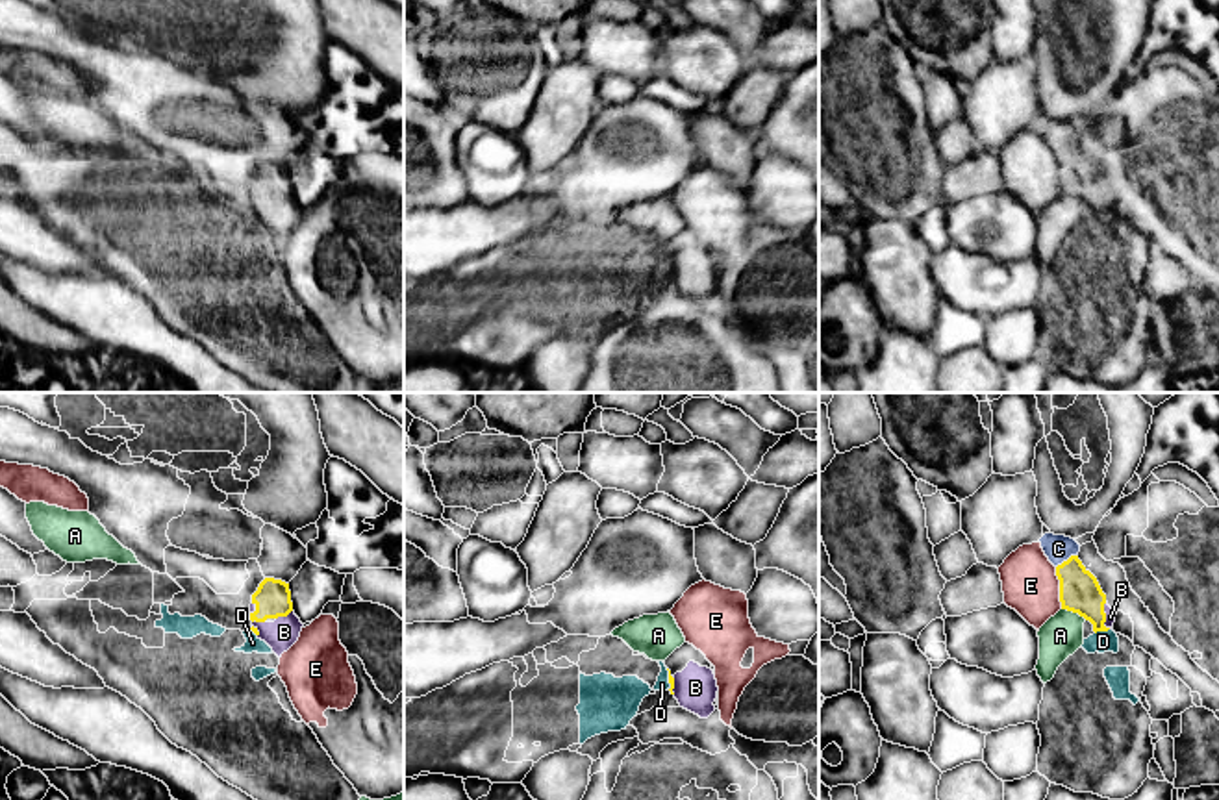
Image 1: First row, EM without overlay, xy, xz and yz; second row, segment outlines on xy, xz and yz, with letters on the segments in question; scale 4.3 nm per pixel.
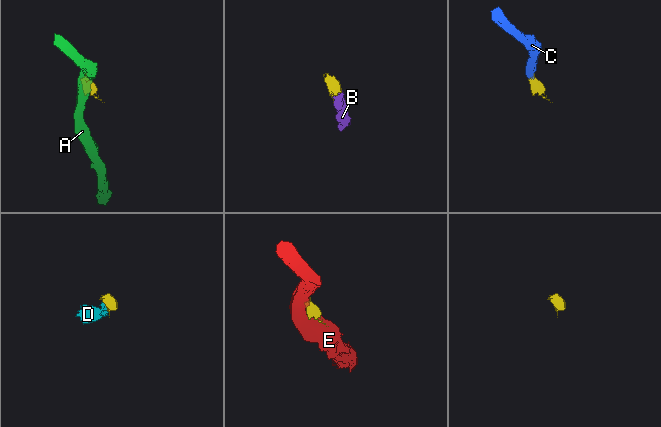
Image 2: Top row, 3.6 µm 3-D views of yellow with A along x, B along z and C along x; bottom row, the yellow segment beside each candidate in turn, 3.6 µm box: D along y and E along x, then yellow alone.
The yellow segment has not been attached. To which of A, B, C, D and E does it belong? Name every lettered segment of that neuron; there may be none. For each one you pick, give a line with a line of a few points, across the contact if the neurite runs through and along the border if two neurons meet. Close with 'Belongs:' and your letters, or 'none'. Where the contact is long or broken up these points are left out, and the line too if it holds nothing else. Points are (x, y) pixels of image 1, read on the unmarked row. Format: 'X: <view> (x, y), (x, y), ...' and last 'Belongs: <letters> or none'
B: xy (273, 184), (254, 213), (284, 217)
C: yz (1080, 178), (1068, 145), (1058, 134)
Belongs: B, C

